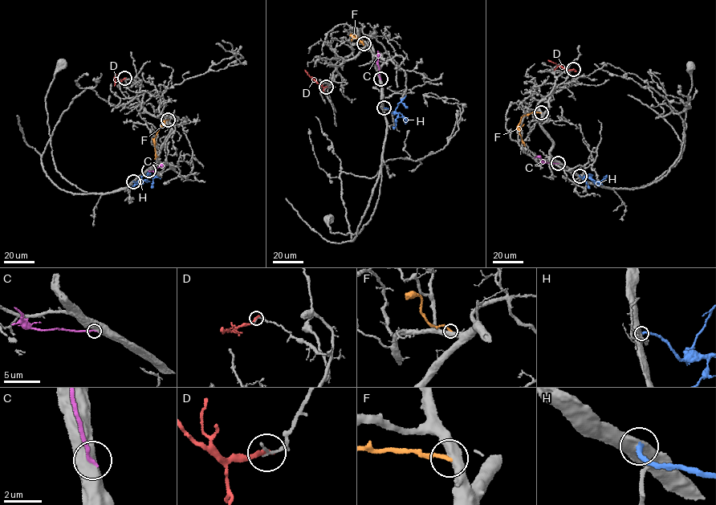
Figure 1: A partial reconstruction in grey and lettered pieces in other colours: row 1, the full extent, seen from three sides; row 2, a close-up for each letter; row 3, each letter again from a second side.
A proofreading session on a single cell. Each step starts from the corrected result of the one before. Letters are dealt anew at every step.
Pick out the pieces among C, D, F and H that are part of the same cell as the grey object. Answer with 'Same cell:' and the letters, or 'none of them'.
Same cell: none of them

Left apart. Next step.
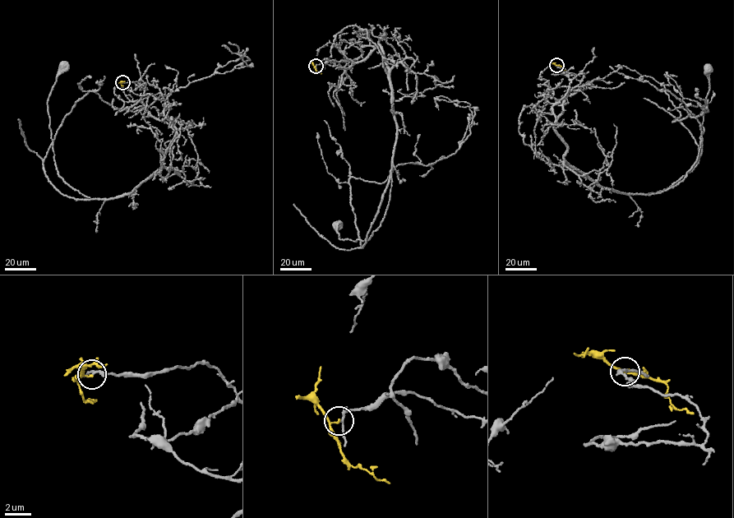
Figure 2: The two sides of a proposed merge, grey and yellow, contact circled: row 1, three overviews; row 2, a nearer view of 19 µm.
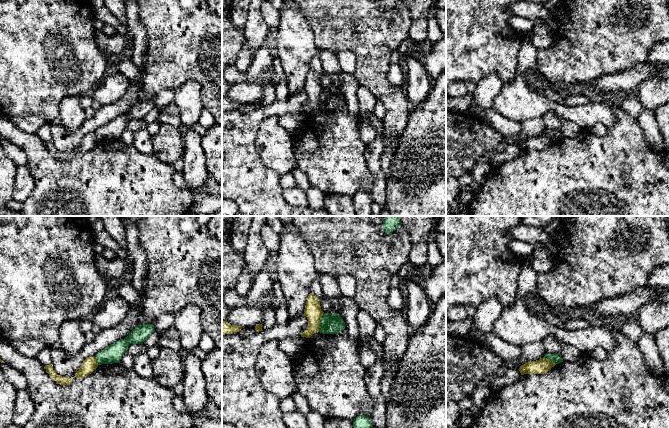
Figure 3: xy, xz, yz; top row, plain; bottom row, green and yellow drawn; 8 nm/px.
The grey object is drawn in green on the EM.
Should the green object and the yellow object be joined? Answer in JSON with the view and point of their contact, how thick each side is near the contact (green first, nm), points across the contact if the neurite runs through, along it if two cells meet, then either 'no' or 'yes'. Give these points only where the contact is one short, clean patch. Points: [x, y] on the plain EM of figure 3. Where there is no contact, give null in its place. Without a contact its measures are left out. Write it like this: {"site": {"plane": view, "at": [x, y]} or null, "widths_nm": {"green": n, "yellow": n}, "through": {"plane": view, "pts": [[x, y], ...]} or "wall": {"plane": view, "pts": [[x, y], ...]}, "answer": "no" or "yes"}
{"site": {"plane": "xz", "at": [320, 98]}, "widths_nm": {"green": 160, "yellow": 140}, "wall": {"plane": "xz", "pts": [[324, 89], [320, 96], [318, 107]]}, "answer": "no"}

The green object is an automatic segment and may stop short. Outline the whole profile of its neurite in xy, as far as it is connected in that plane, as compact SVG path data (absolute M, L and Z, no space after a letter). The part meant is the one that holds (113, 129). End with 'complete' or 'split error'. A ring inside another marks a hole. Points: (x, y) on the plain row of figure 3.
M138 100L131 109L119 117L99 127L94 133L98 141L120 139L120 136L130 120L143 120L154 109L153 100Z; complete

